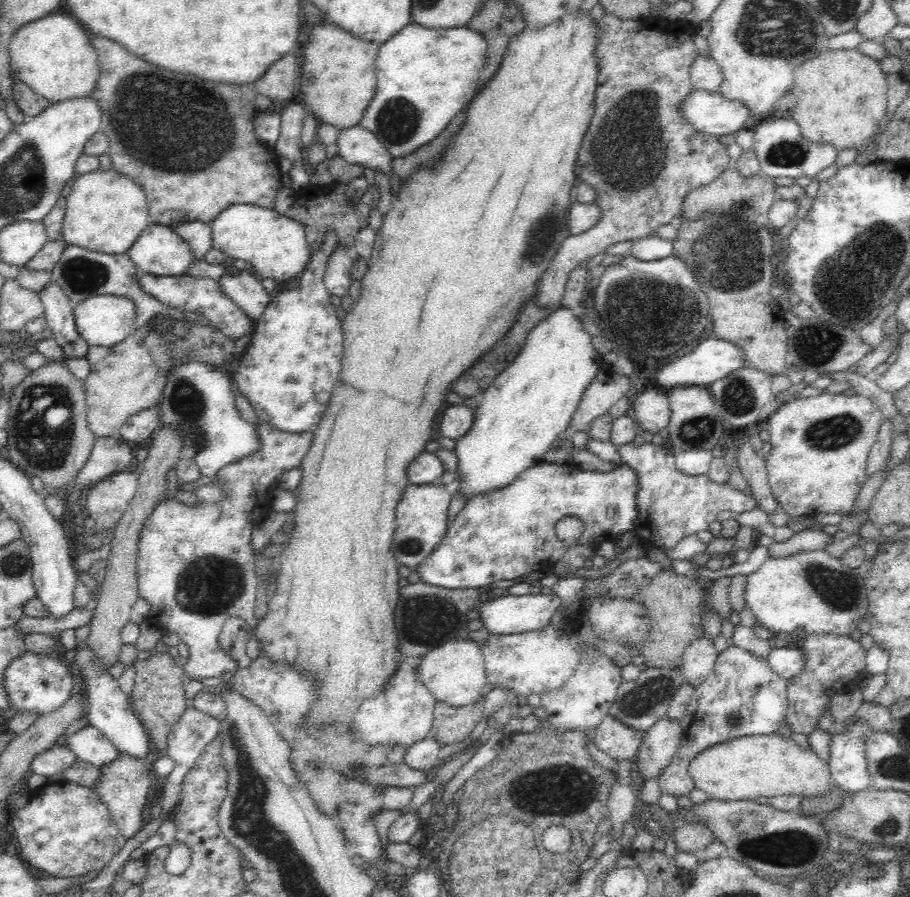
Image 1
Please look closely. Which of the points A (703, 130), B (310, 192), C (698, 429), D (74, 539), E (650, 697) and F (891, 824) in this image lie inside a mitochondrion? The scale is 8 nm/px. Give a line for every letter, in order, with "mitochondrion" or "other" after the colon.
A: other
B: other
C: mitochondrion
D: other
E: mitochondrion
F: mitochondrion

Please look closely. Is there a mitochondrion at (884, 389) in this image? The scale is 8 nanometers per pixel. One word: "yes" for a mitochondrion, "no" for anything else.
no

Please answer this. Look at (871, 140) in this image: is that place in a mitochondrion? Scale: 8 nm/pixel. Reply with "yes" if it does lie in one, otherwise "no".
no

